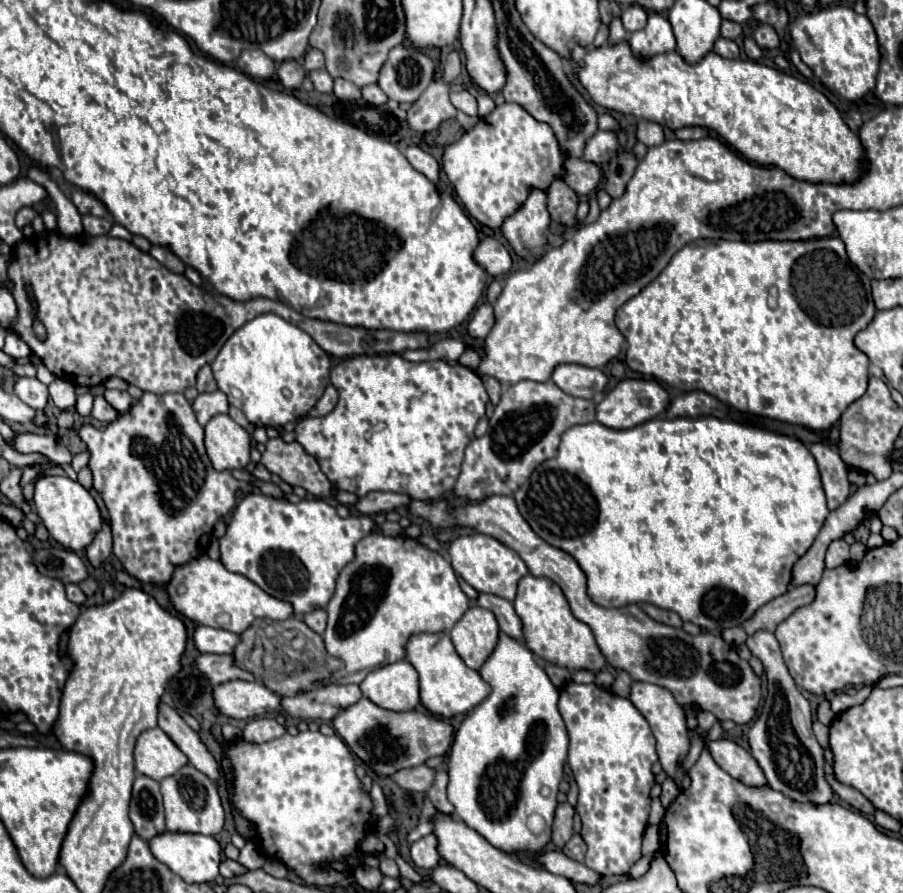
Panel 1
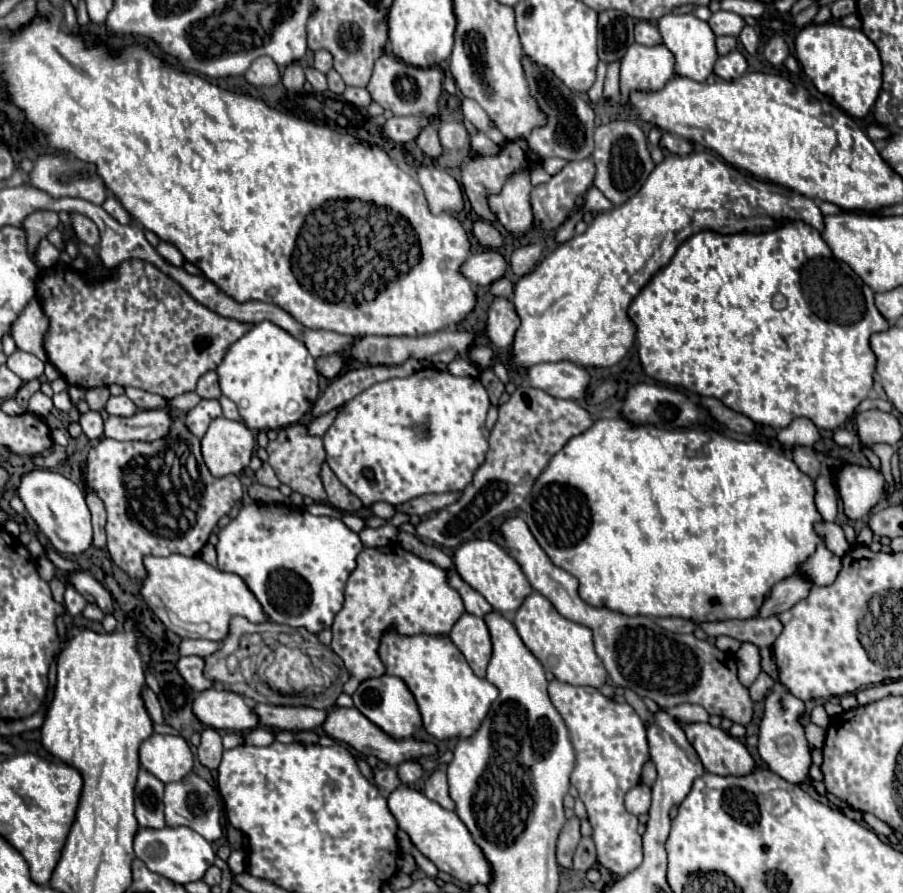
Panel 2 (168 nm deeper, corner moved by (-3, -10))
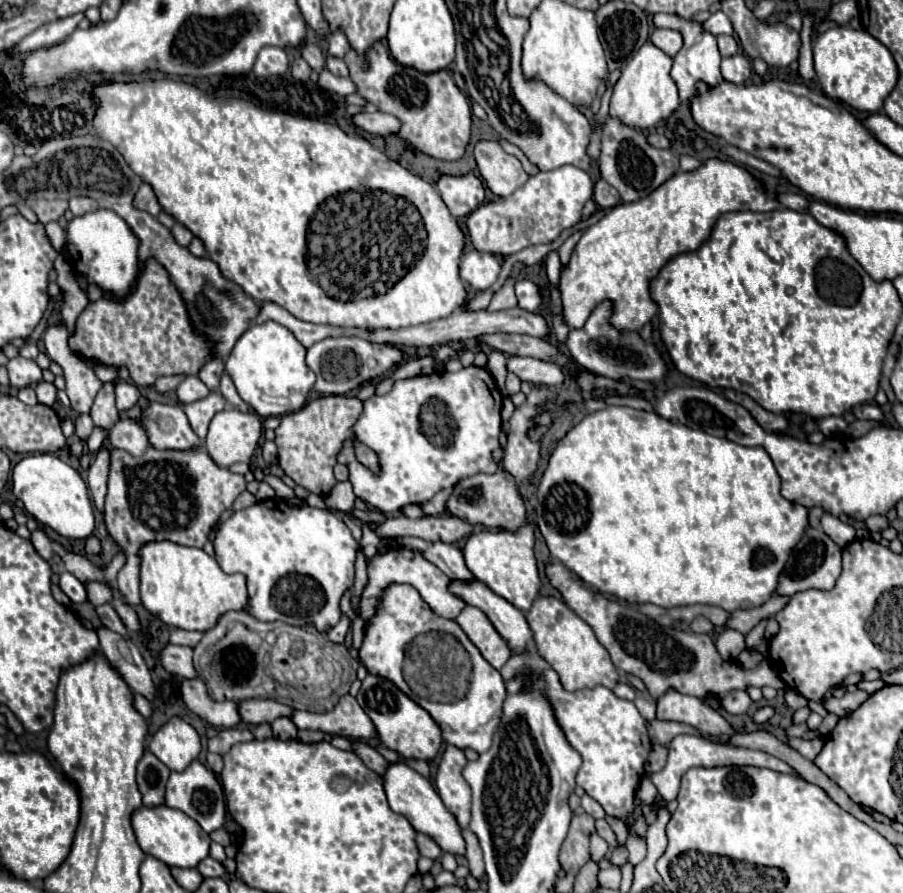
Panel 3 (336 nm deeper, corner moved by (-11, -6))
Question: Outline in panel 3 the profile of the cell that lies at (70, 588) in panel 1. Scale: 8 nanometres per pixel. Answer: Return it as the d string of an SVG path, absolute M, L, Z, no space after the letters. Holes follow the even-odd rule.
M63 571L63 573L59 575L59 587L61 587L61 591L63 591L73 603L85 603L85 601L87 601L87 591L85 591L83 583L81 583L75 575Z

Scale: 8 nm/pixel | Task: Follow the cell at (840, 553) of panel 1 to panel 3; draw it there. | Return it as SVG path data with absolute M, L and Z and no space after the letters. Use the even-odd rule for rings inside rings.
M807 527L803 537L799 539L799 543L793 547L793 551L779 575L775 593L791 597L791 595L795 595L799 591L807 591L807 589L829 591L835 585L839 573L841 573L841 547L829 535L825 535L823 529Z

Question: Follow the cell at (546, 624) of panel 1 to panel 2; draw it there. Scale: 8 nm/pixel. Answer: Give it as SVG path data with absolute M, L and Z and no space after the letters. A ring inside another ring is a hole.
M533 591L517 609L513 619L517 633L521 635L527 649L541 661L545 671L553 673L557 681L569 683L569 685L591 685L601 687L607 681L607 671L601 663L601 659L595 653L591 629L579 623L571 623L565 619L553 603L543 597L541 593Z

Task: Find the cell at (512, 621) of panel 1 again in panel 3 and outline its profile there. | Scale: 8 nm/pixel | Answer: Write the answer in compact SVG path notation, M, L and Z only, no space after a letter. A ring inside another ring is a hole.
M401 537L397 543L401 547L407 547L411 551L421 553L427 561L437 565L449 579L463 579L463 581L473 579L467 565L465 565L461 549L453 547L451 543L425 541L425 539L419 539L419 537Z

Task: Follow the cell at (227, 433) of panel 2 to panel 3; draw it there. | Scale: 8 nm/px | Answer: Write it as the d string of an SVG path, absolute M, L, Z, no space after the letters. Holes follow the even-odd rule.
M223 409L215 413L205 437L205 447L211 459L221 467L233 463L249 463L259 445L263 425L259 415L239 409Z

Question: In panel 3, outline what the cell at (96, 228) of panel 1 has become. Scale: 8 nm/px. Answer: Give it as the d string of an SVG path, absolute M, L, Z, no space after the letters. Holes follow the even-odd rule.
M71 197L69 199L69 209L73 215L83 215L89 213L91 209L97 209L99 205L95 201L91 201L89 197Z

